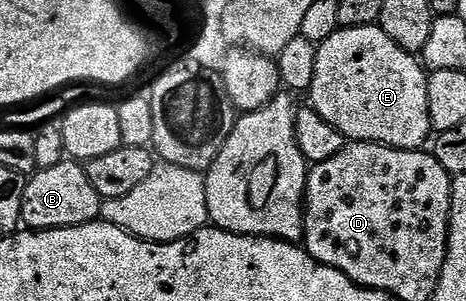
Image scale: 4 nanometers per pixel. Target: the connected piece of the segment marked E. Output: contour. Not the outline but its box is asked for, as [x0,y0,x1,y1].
[308,24,432,150]

